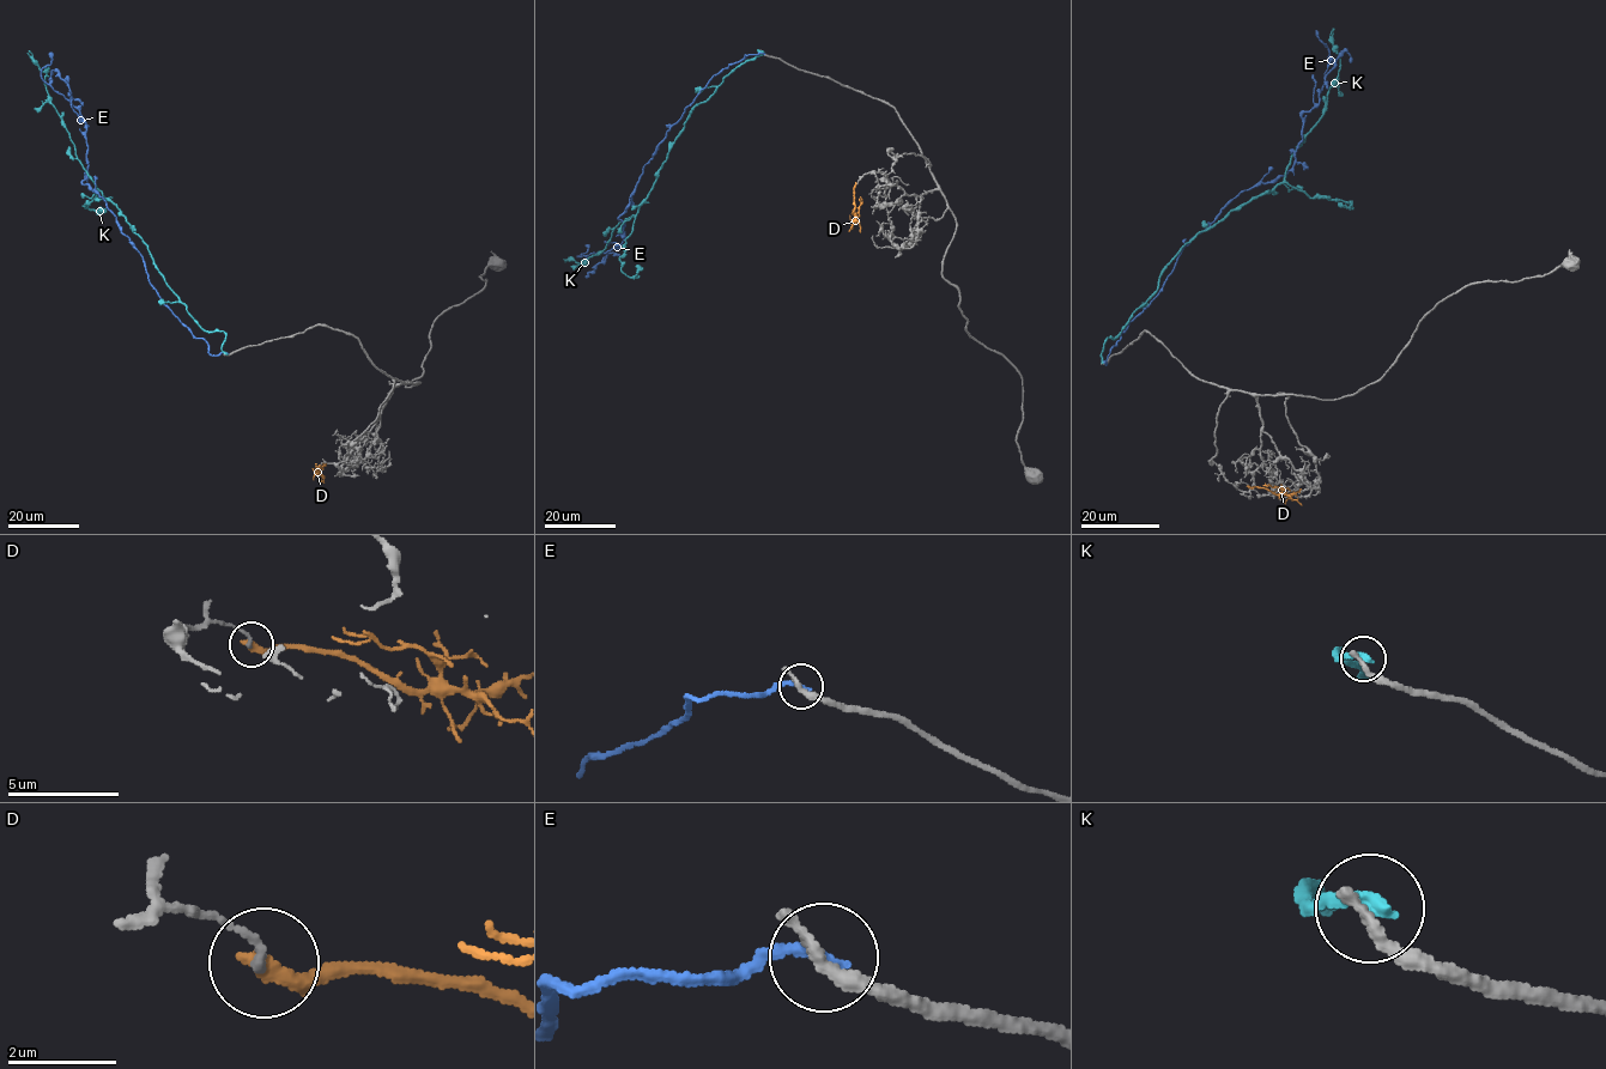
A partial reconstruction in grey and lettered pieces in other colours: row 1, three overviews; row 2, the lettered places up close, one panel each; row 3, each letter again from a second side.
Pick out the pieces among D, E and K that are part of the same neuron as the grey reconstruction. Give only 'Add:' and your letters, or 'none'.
Add: none

